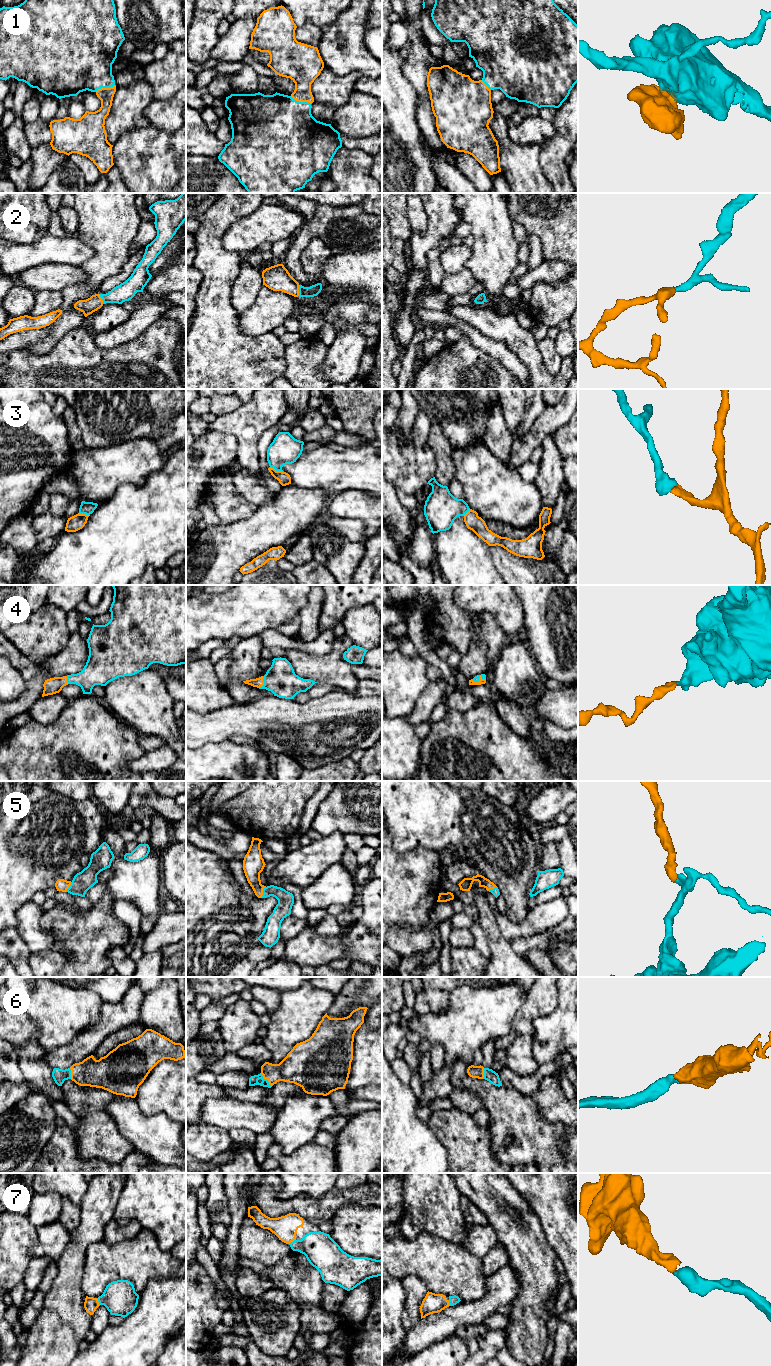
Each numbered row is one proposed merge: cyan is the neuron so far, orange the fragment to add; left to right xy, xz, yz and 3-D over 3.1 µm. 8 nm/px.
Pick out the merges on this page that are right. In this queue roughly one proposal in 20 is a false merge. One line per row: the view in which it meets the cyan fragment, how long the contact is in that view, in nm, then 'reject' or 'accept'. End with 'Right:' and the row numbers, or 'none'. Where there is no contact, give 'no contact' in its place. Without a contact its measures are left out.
1: contact in xz; length 180 nm; accept
2: contact in xz; length 90 nm; accept
3: contact in xz; length 120 nm; accept
4: contact in xz; length 110 nm; accept
5: contact in xz; length 100 nm; accept
6: contact in xz; length 140 nm; accept
7: contact in xy; length 70 nm; accept
Right: 1, 2, 3, 4, 5, 6, 7

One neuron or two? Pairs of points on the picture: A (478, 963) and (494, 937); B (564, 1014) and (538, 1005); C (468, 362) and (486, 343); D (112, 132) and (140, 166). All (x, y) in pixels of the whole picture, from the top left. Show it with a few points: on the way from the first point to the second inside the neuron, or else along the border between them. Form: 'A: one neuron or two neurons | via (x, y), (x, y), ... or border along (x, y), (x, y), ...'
A: two neurons | border along (490, 959), (487, 966)
B: two neurons | border along (558, 987), (558, 1005), (533, 1021)
C: two neurons | border along (463, 334), (474, 345), (500, 362)
D: two neurons | border along (139, 127), (125, 131), (113, 145)

